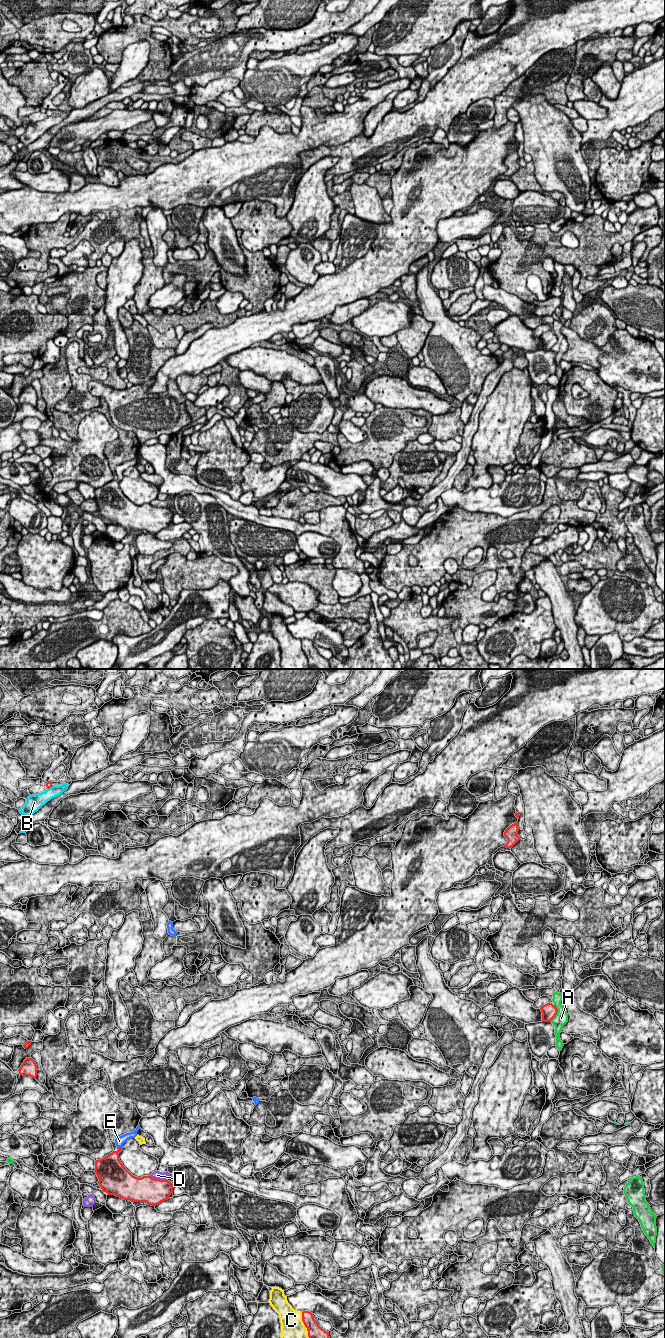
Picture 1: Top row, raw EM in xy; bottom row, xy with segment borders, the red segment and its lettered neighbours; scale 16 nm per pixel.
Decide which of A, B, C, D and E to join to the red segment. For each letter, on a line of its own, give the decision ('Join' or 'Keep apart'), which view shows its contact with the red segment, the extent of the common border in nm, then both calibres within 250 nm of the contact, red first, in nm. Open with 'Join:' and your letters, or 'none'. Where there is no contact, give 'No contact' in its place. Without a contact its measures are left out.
Join: E
A: Keep apart. Touches red in xy. Shared border 300 nm. Thickness 240 nm (red) against 220 nm
B: Keep apart. Touches red in xy. Shared border 120 nm. Thickness 100 nm (red) against 220 nm
C: Keep apart. Touches red in xy. Shared border 460 nm. Thickness 240 nm (red) against 440 nm
D: Keep apart. Touches red in xy. Shared border 300 nm. Thickness 420 nm (red) against 130 nm
E: Join. Touches red in xy. Shared border 110 nm. Thickness 240 nm (red) against 140 nm

